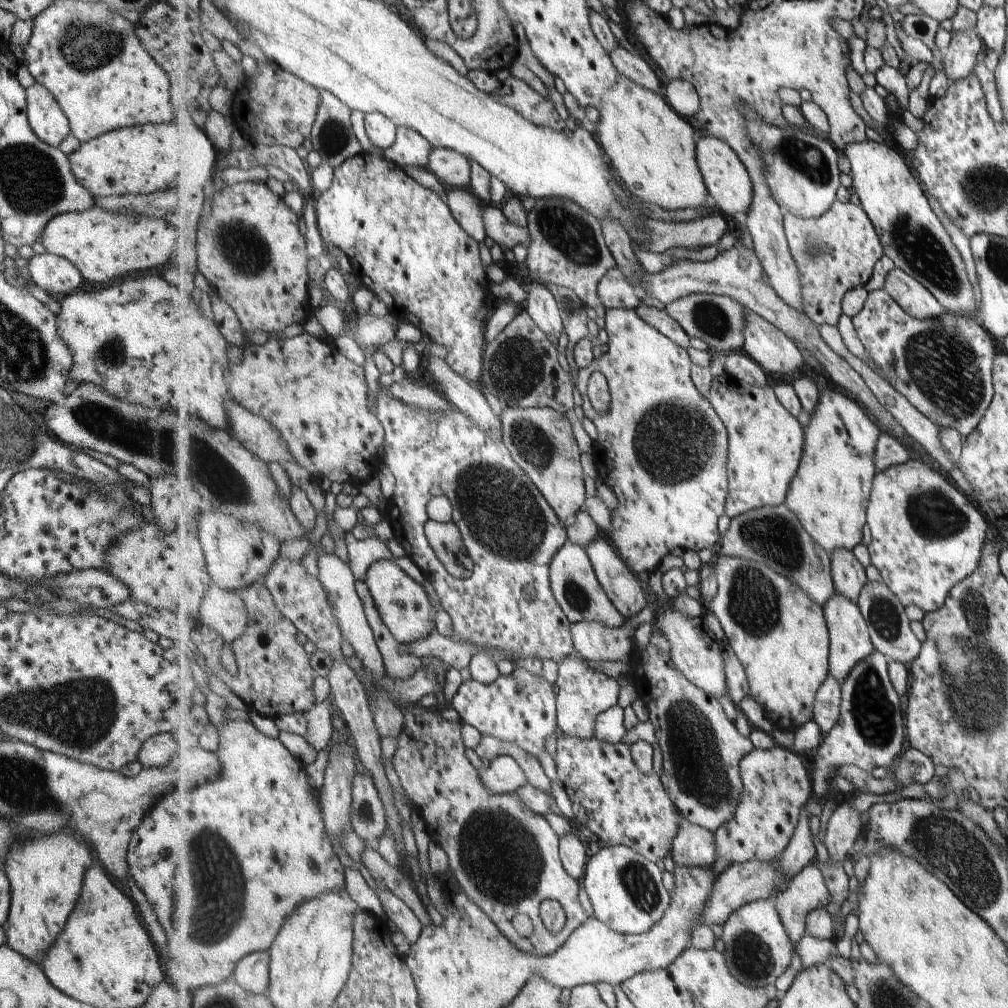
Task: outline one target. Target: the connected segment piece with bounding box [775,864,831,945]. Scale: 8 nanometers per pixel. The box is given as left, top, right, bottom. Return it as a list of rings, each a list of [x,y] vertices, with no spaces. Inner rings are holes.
[[[808,864],[792,878],[789,886],[776,896],[776,909],[780,912],[793,943],[798,945],[806,935],[808,914],[829,904],[829,900],[831,894],[817,864]]]

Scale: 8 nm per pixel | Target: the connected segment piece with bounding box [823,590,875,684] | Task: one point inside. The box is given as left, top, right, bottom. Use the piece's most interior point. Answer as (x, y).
(851, 641)

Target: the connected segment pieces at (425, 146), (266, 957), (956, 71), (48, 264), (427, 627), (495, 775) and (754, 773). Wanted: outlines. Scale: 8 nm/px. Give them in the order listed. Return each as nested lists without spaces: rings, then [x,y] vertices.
[[[399,127],[395,144],[385,150],[386,158],[400,167],[406,164],[428,170],[434,146],[416,130]]]
[[[270,951],[248,954],[238,962],[235,980],[248,991],[265,993],[270,988]]]
[[[976,26],[953,31],[951,44],[943,51],[947,78],[957,82],[973,73],[981,50],[984,50],[984,42]]]
[[[43,252],[35,253],[29,259],[24,269],[28,272],[30,283],[33,283],[47,295],[56,296],[67,293],[77,288],[86,286],[80,272],[63,257]]]
[[[390,559],[374,562],[364,581],[371,589],[381,618],[399,642],[414,643],[435,630],[436,612],[433,612],[425,588],[409,578],[397,562]]]
[[[509,755],[497,757],[480,773],[494,793],[515,793],[529,784],[525,768]]]
[[[779,744],[772,749],[754,749],[744,756],[740,769],[744,794],[736,816],[716,832],[718,856],[731,859],[730,864],[777,860],[792,841],[801,806],[814,798],[811,776],[801,756]]]

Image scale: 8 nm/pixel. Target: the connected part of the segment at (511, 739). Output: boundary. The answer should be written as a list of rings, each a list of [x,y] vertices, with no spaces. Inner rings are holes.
[[[518,667],[509,676],[501,676],[490,685],[481,684],[473,678],[464,681],[453,695],[451,703],[459,714],[459,720],[474,726],[482,735],[493,735],[497,740],[519,745],[537,757],[545,750],[545,738],[555,734],[558,726],[557,693],[554,688],[543,675],[531,674],[527,668]]]

